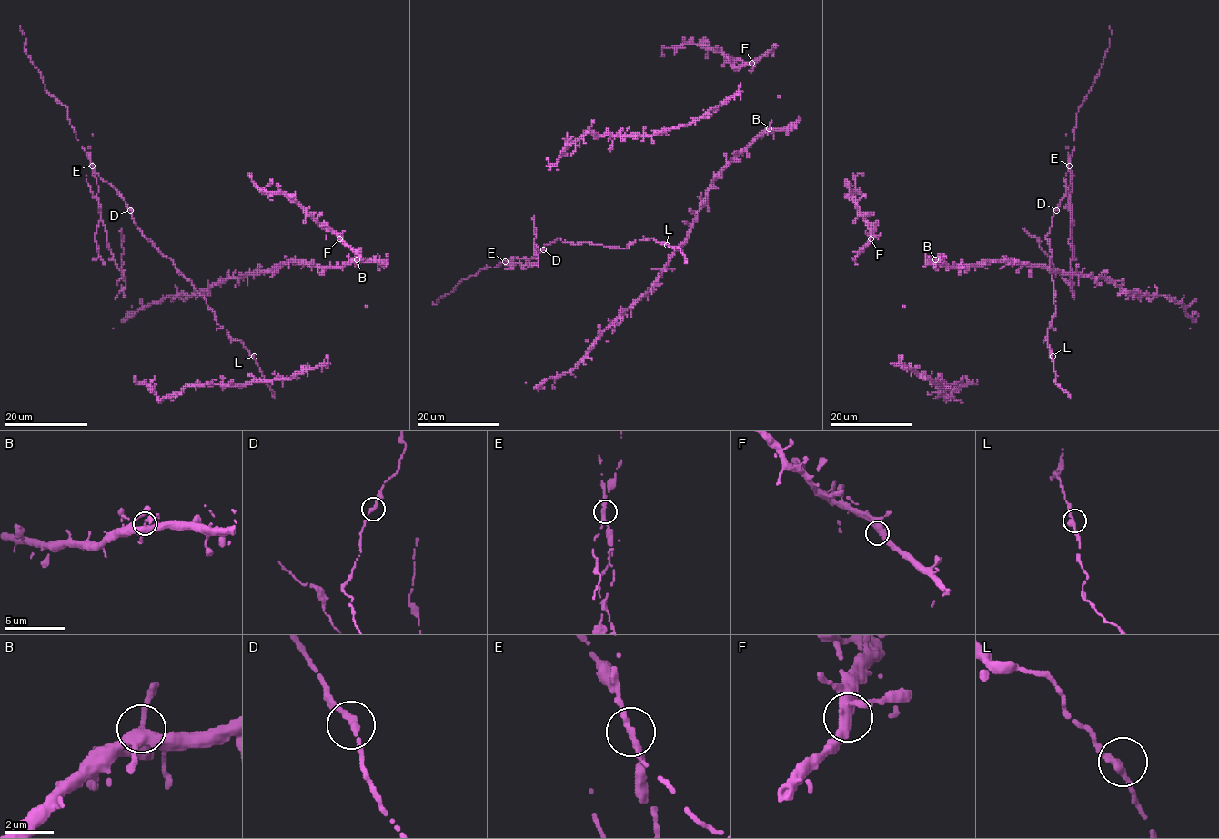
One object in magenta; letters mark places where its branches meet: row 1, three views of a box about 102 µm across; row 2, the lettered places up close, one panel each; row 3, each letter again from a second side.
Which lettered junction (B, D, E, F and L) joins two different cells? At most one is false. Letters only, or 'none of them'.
E

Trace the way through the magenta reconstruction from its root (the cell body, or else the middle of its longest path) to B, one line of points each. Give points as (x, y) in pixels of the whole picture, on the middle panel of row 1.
B: (691, 223), (713, 178), (769, 128)

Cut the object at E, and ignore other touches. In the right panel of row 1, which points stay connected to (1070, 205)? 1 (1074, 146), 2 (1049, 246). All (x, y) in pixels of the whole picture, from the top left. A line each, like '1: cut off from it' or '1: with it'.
1: cut off from it
2: cut off from it

